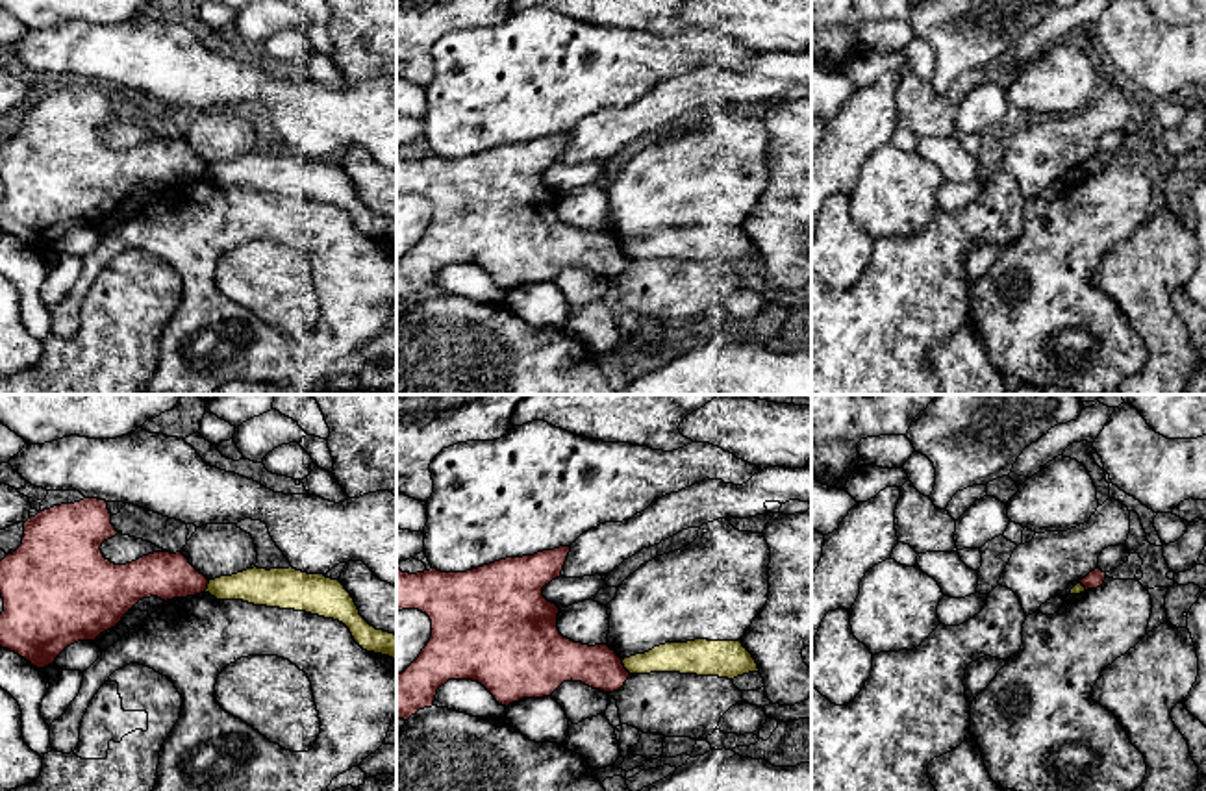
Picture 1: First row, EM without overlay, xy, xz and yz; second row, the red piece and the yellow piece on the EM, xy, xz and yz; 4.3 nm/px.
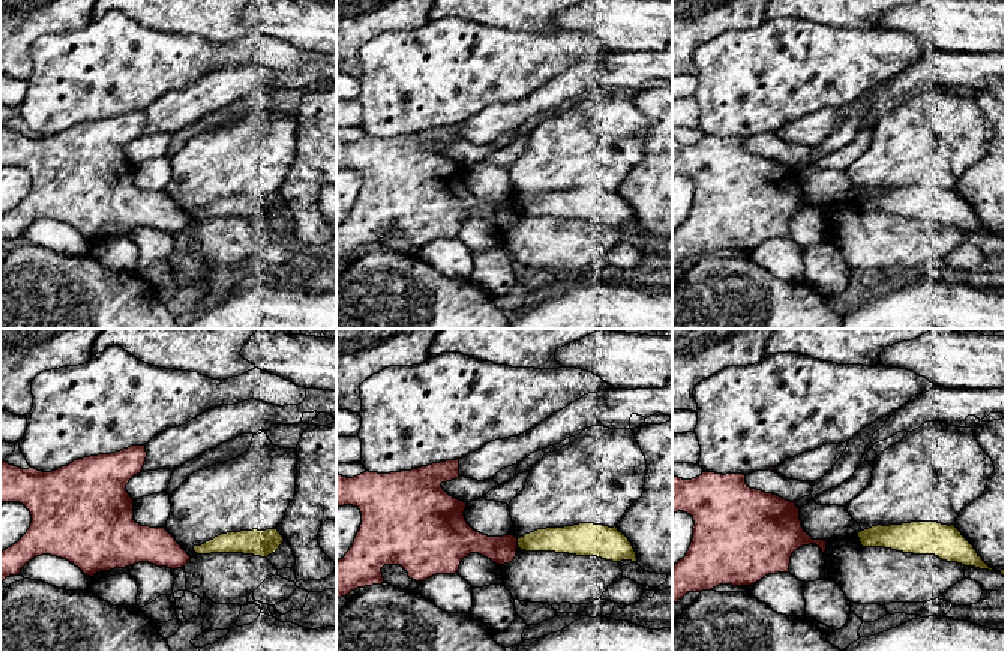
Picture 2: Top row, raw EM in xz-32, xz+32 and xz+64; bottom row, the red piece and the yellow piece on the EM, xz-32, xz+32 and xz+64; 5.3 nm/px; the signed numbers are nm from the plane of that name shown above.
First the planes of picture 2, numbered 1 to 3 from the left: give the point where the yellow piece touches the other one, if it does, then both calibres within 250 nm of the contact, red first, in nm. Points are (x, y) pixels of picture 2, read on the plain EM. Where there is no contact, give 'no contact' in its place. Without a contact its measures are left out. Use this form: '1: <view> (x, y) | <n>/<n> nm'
1: no contact
2: xz+32 (517, 207) | 150/140 nm
3: no contact

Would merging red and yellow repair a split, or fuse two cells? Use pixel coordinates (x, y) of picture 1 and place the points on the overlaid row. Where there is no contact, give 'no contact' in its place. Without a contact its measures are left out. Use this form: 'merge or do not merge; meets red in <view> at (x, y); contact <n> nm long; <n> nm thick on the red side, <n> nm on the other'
do not merge; meets red in xz at (623, 667); contact 80 nm long; 190 nm thick on the red side, 130 nm on the other

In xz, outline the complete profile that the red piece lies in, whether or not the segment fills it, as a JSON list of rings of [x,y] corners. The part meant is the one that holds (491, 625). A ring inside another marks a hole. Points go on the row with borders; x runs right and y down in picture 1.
[[[571,546],[534,556],[506,558],[467,572],[402,572],[396,563],[396,613],[419,609],[432,621],[432,637],[419,658],[396,676],[396,721],[432,708],[437,689],[448,680],[482,684],[498,704],[543,698],[563,682],[582,682],[604,693],[619,691],[630,672],[608,645],[582,645],[558,630],[559,608],[543,596],[543,587],[561,576]]]

